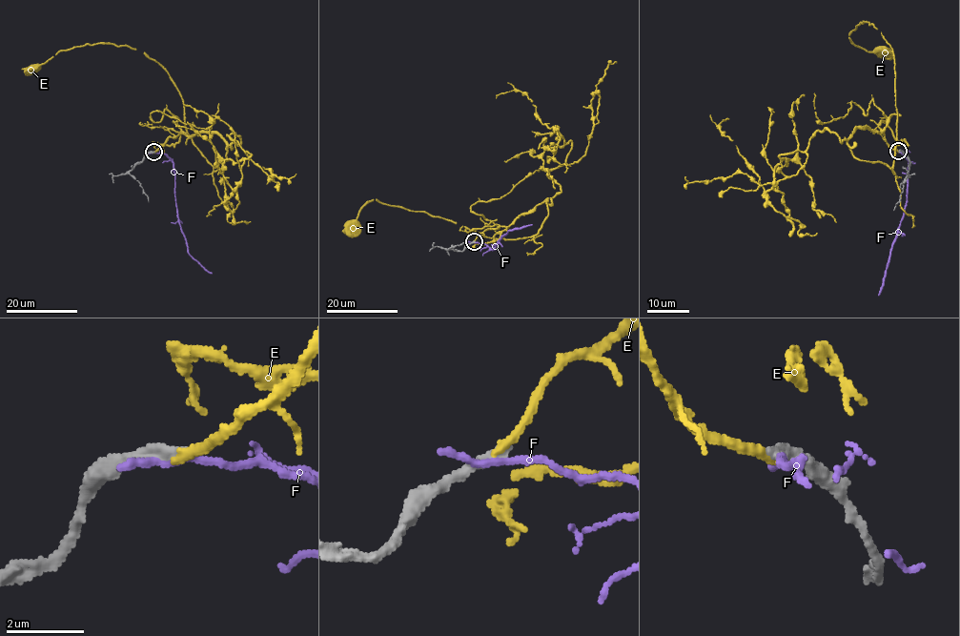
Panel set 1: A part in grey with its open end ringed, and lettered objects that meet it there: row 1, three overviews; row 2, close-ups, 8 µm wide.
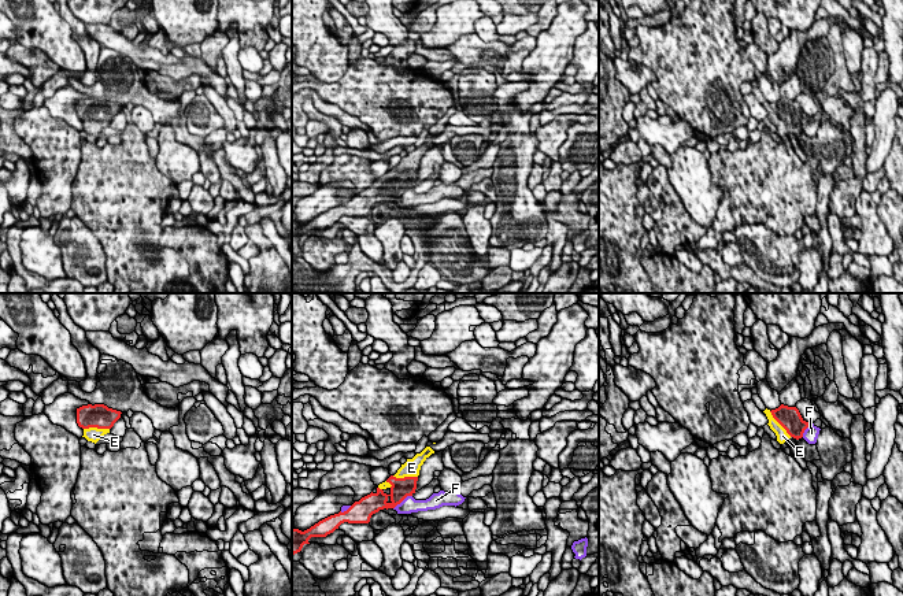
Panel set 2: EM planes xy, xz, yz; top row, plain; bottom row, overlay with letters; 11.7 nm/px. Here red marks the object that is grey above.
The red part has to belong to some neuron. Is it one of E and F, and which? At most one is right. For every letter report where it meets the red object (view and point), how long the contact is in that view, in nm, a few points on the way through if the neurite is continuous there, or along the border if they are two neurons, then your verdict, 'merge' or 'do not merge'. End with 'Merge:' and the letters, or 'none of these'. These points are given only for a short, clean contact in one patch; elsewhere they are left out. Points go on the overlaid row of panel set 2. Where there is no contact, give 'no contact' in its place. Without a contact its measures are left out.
E: meets red in xy at (96, 426); contact 300 nm long; merge
F: meets red in xz at (402, 500); contact 280 nm long; do not merge
Merge: E

